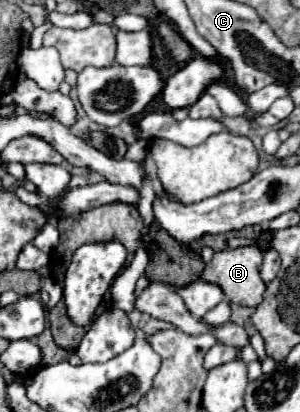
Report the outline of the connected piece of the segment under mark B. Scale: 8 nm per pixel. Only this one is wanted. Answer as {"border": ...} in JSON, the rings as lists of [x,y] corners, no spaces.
{"border":[[[243,246],[243,248],[235,248],[235,250],[221,250],[215,252],[215,256],[211,258],[211,262],[205,266],[201,278],[217,284],[223,288],[225,296],[233,302],[233,304],[241,304],[241,306],[259,306],[263,300],[263,292],[265,292],[265,282],[259,276],[259,266],[263,260],[263,252],[257,246]]]}

